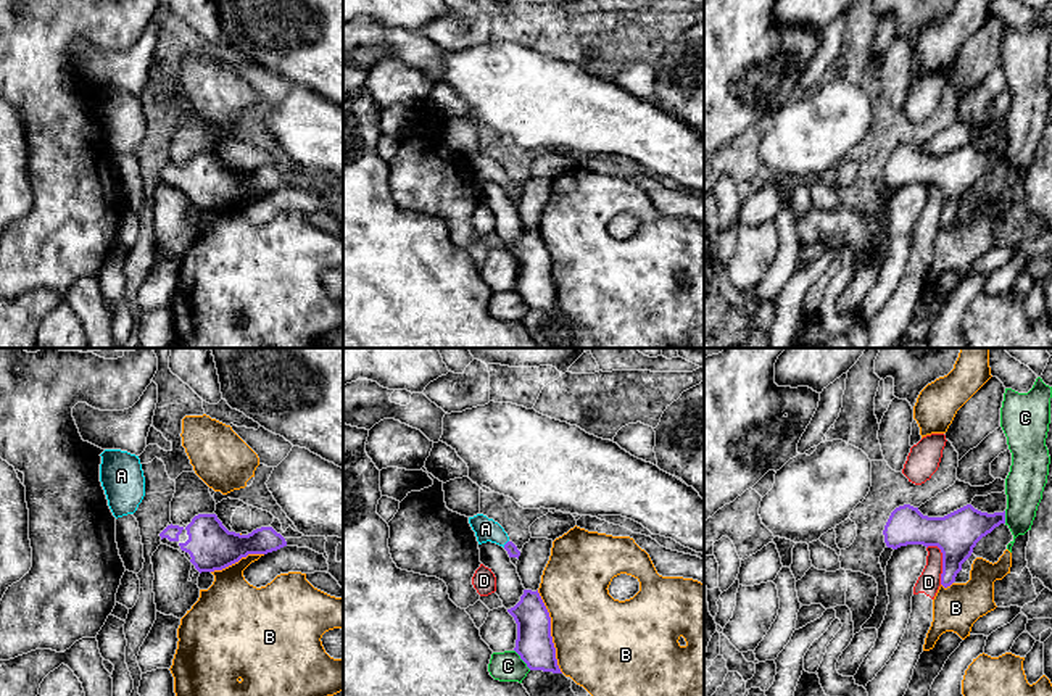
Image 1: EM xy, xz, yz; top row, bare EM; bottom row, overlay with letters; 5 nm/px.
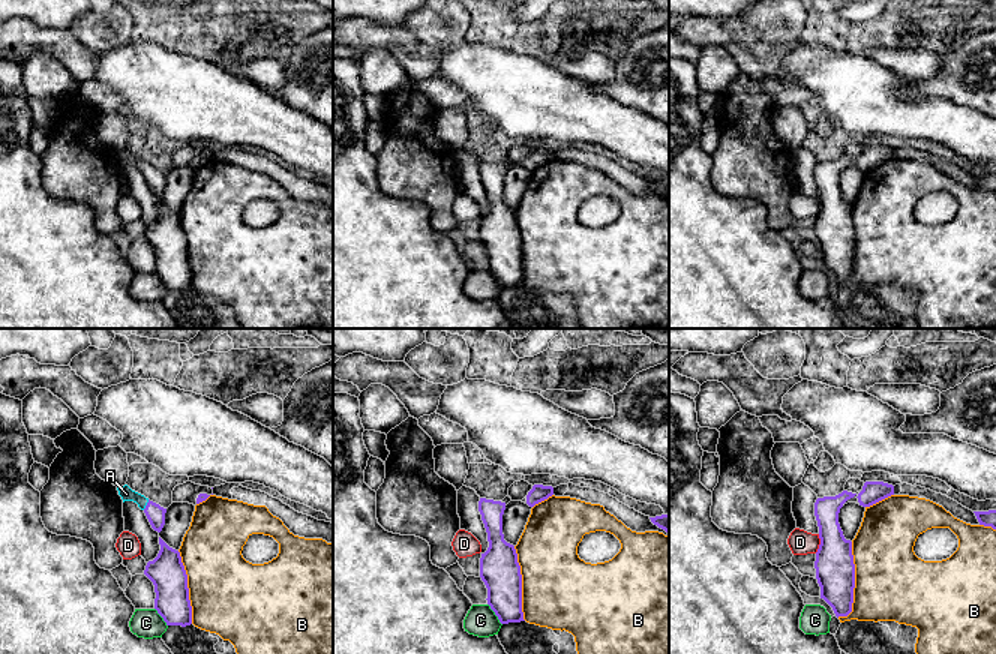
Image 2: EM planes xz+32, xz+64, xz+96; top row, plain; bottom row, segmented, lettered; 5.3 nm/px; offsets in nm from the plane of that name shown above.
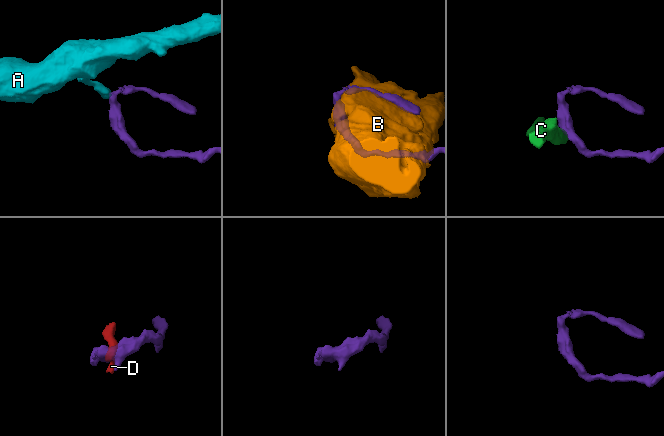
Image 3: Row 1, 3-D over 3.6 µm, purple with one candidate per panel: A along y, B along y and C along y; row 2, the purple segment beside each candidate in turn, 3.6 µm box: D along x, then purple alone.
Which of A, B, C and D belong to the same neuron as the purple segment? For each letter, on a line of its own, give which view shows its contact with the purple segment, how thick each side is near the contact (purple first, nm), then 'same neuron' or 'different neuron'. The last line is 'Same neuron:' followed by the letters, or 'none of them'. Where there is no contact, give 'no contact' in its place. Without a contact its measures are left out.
A: meets purple in xz; 60 nm thick on the purple side, 120 nm on the other; same neuron
B: meets purple in xz; 180 nm thick on the purple side, 440 nm on the other; different neuron
C: meets purple in xz; 180 nm thick on the purple side, 150 nm on the other; different neuron
D: meets purple in yz; 220 nm thick on the purple side, 110 nm on the other; different neuron
Same neuron: A

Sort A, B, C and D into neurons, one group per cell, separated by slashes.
A / B / C / D

